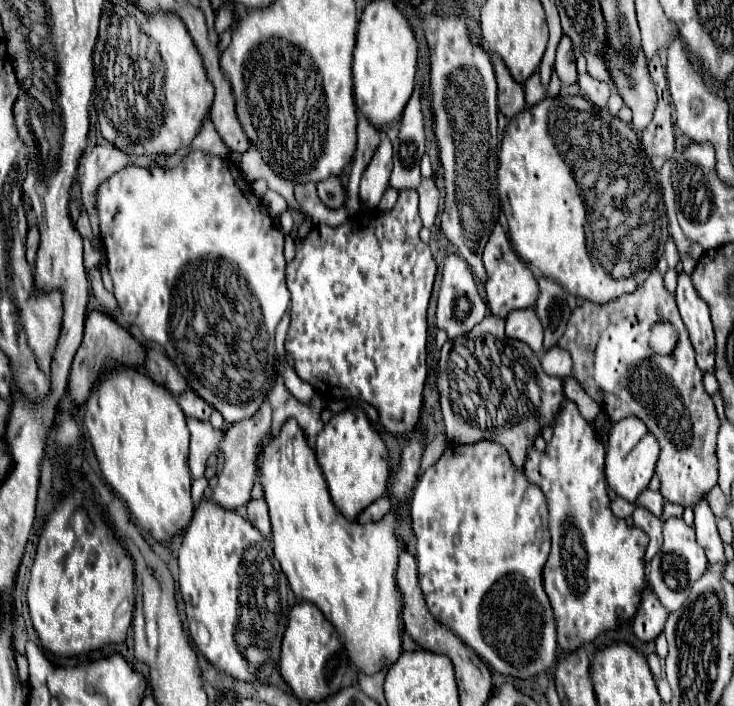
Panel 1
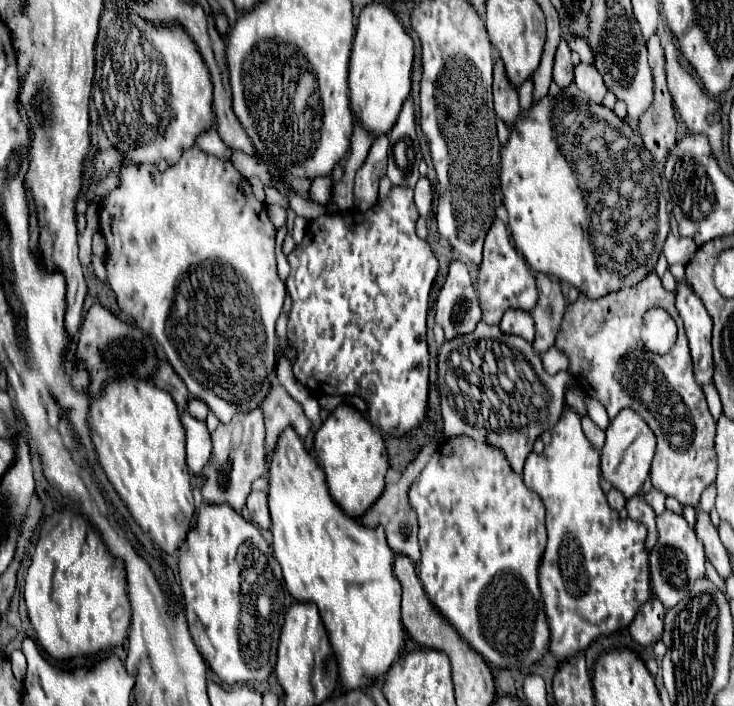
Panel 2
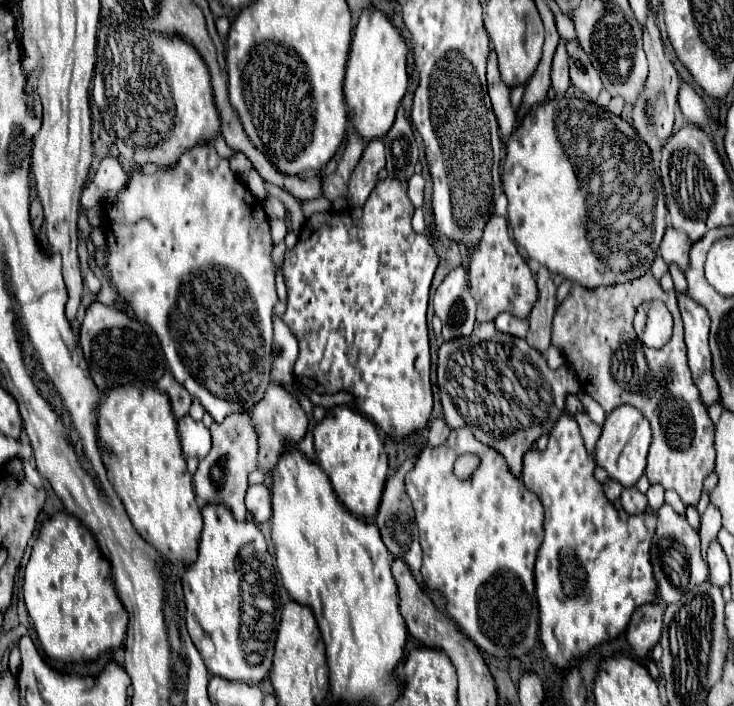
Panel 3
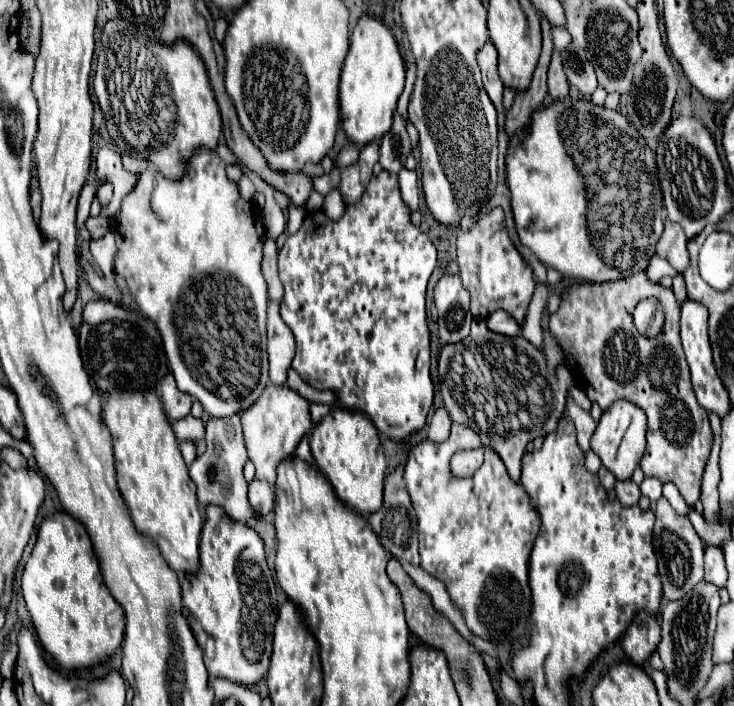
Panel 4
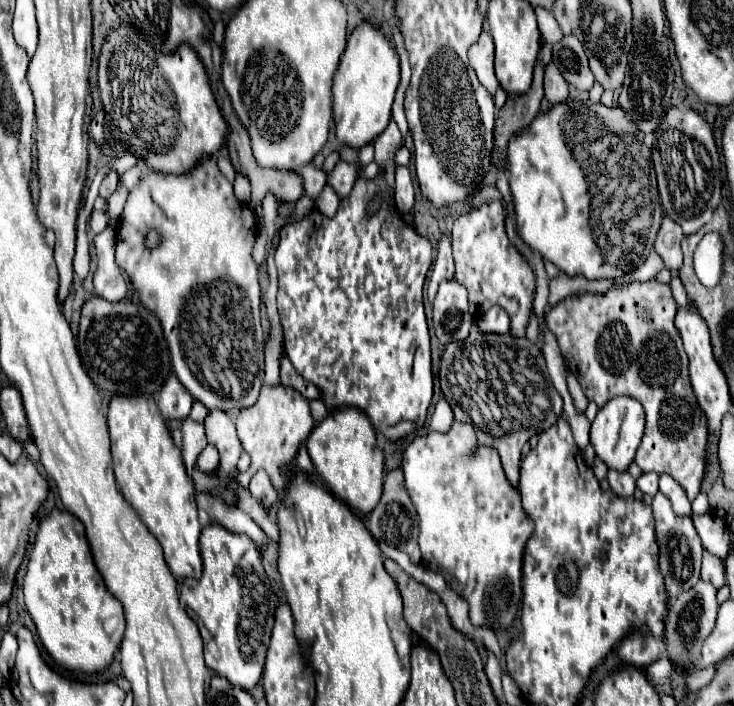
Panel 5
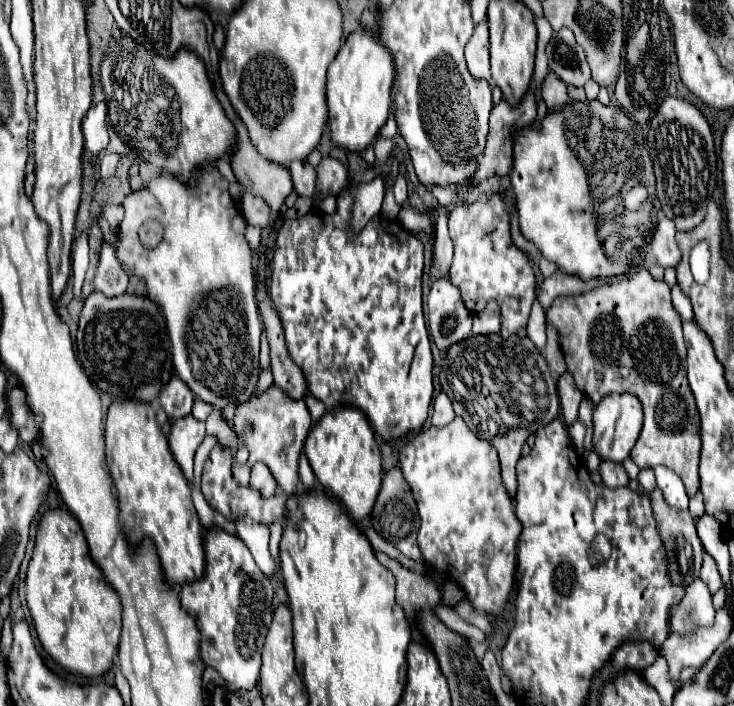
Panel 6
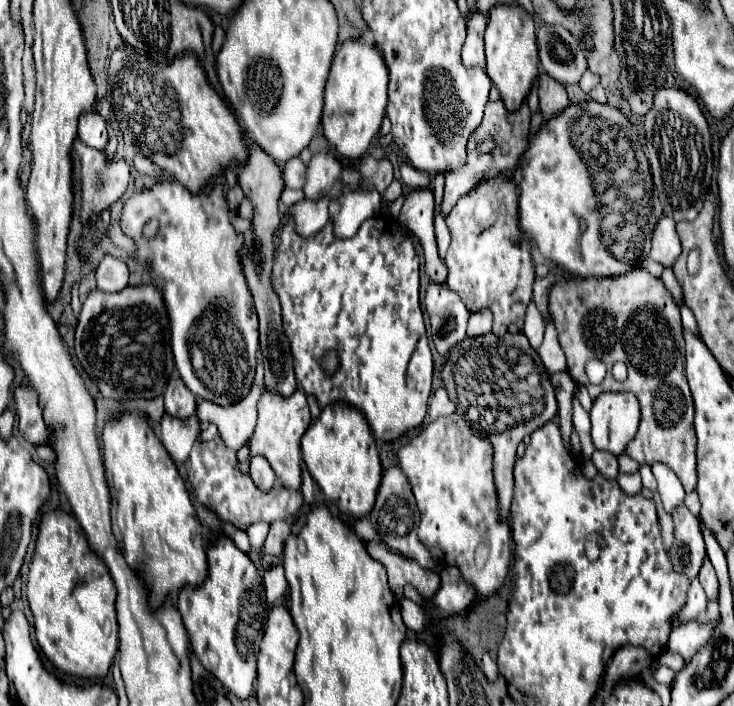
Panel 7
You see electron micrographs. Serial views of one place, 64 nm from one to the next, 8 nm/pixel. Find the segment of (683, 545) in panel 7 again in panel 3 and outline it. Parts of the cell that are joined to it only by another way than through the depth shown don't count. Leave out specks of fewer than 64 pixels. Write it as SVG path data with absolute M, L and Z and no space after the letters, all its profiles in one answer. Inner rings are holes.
M664 504L660 508L660 512L656 514L656 534L652 540L650 560L652 560L652 568L654 568L654 578L658 582L658 598L662 598L664 604L674 604L688 590L706 582L706 578L708 578L708 568L700 554L698 532L686 522L684 516L676 514L672 510L672 506L668 506L668 504Z

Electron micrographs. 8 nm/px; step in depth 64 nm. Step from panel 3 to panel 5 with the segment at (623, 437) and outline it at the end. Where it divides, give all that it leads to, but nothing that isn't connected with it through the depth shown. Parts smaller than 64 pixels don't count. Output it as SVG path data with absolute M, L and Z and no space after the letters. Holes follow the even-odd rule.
M628 396L612 398L604 408L598 410L596 420L590 430L590 444L594 446L598 458L616 472L626 472L636 458L636 448L644 436L644 408L638 400Z

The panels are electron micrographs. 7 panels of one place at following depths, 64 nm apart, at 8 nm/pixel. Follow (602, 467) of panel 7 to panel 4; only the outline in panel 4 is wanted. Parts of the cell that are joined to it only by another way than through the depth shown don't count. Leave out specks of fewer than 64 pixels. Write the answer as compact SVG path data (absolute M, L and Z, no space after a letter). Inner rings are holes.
M626 480L626 482L618 482L616 484L616 496L618 496L622 506L630 508L630 506L638 506L642 492L632 480Z

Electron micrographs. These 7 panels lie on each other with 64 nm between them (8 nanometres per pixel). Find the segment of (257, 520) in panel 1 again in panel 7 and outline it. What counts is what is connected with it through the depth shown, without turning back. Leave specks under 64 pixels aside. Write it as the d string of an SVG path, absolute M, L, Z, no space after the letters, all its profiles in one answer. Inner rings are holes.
M254 456L254 458L252 458L250 476L252 476L254 484L256 484L258 488L264 488L264 490L268 490L268 488L272 488L272 486L276 484L276 476L274 476L268 460L264 460L262 456Z

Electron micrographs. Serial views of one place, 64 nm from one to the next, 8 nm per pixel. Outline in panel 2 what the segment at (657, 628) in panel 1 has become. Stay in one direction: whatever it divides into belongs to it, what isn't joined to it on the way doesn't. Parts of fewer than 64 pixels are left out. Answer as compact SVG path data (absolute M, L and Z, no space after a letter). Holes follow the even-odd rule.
M650 598L646 604L640 606L634 622L630 624L630 634L638 644L648 646L660 640L662 628L664 628L664 606L656 598Z

